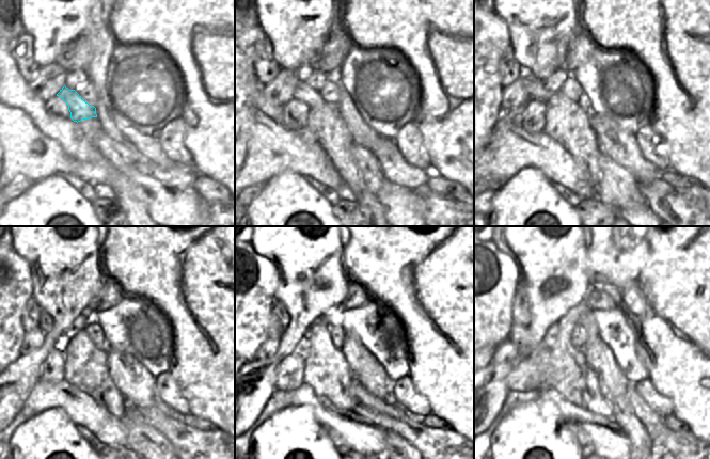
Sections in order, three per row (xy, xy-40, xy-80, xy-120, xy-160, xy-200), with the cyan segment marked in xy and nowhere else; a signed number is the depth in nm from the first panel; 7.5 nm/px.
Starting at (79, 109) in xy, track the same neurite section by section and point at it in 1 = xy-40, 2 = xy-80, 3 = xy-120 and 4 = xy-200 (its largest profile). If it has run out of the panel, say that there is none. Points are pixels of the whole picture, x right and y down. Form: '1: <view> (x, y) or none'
1: xy-40 (302, 92)
2: xy-80 (536, 90)
3: xy-120 (45, 320)
4: xy-200 (520, 303)

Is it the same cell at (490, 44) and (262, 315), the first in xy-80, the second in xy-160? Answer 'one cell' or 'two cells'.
one cell

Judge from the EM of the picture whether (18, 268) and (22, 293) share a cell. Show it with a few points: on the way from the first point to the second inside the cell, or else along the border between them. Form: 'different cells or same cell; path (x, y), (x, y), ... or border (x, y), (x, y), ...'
same cell; path (18, 274), (18, 286)

